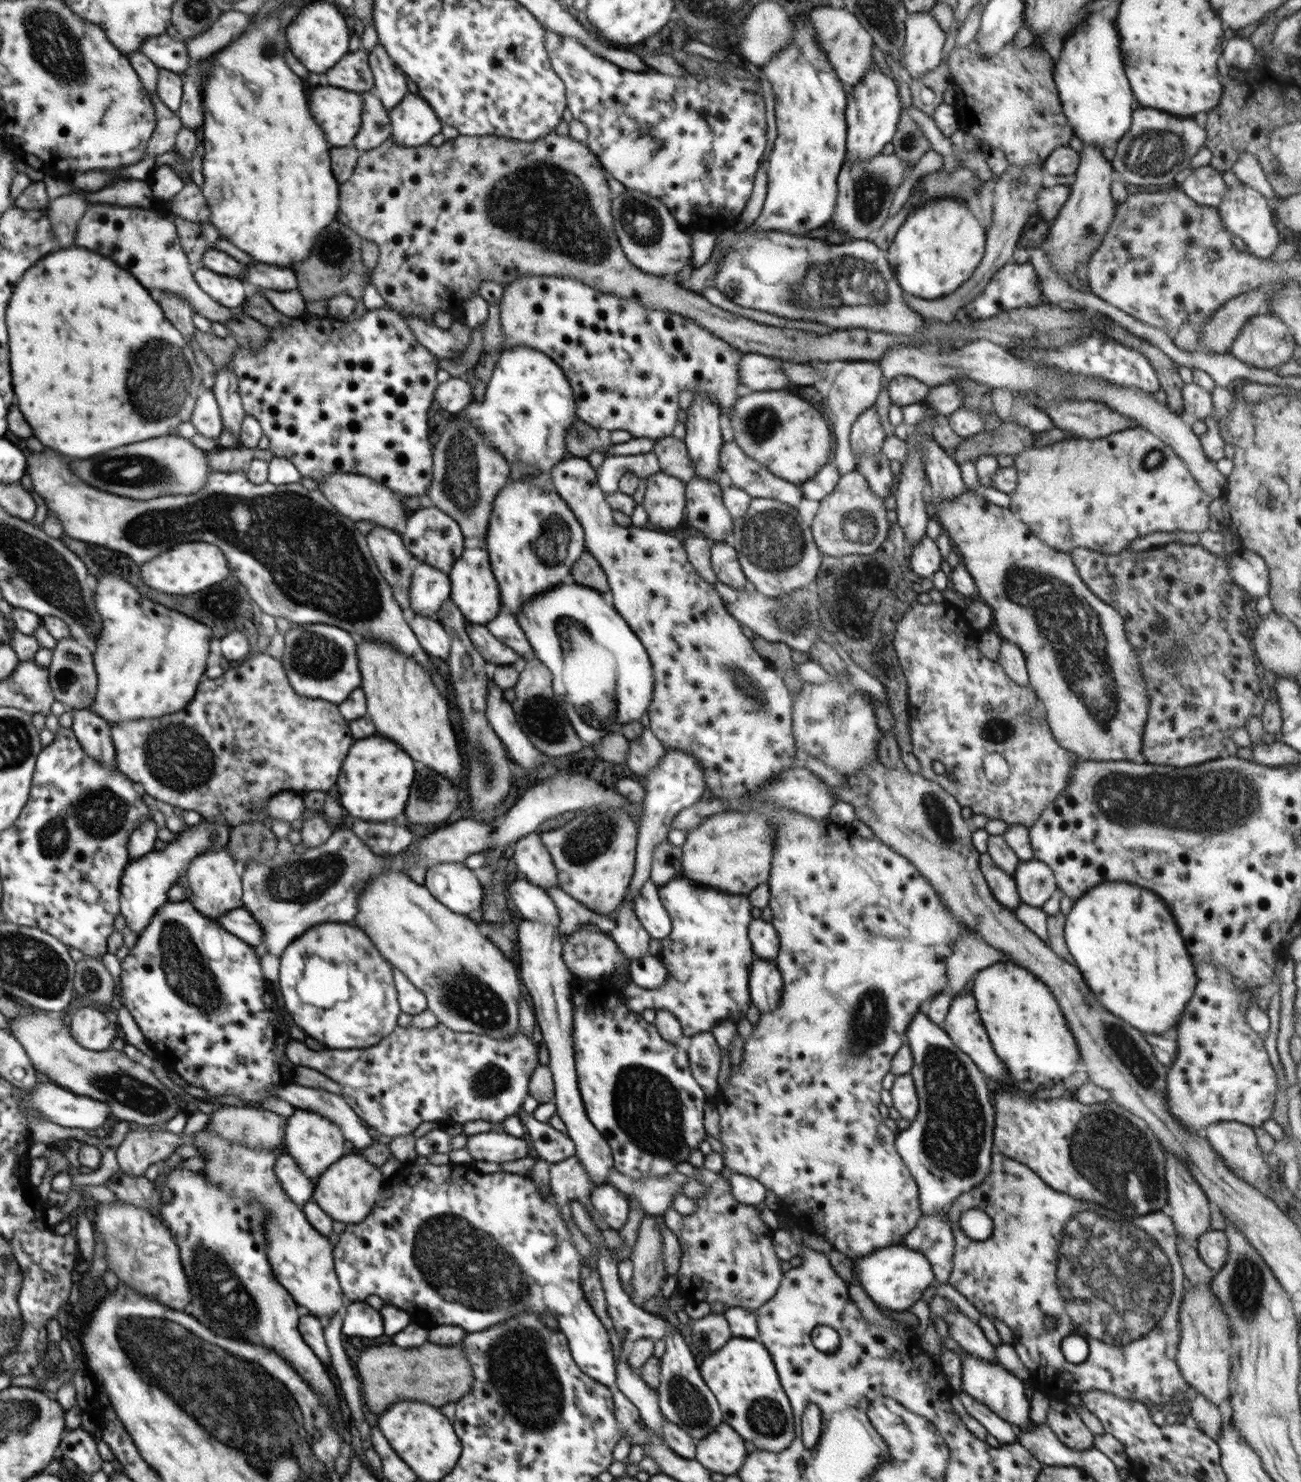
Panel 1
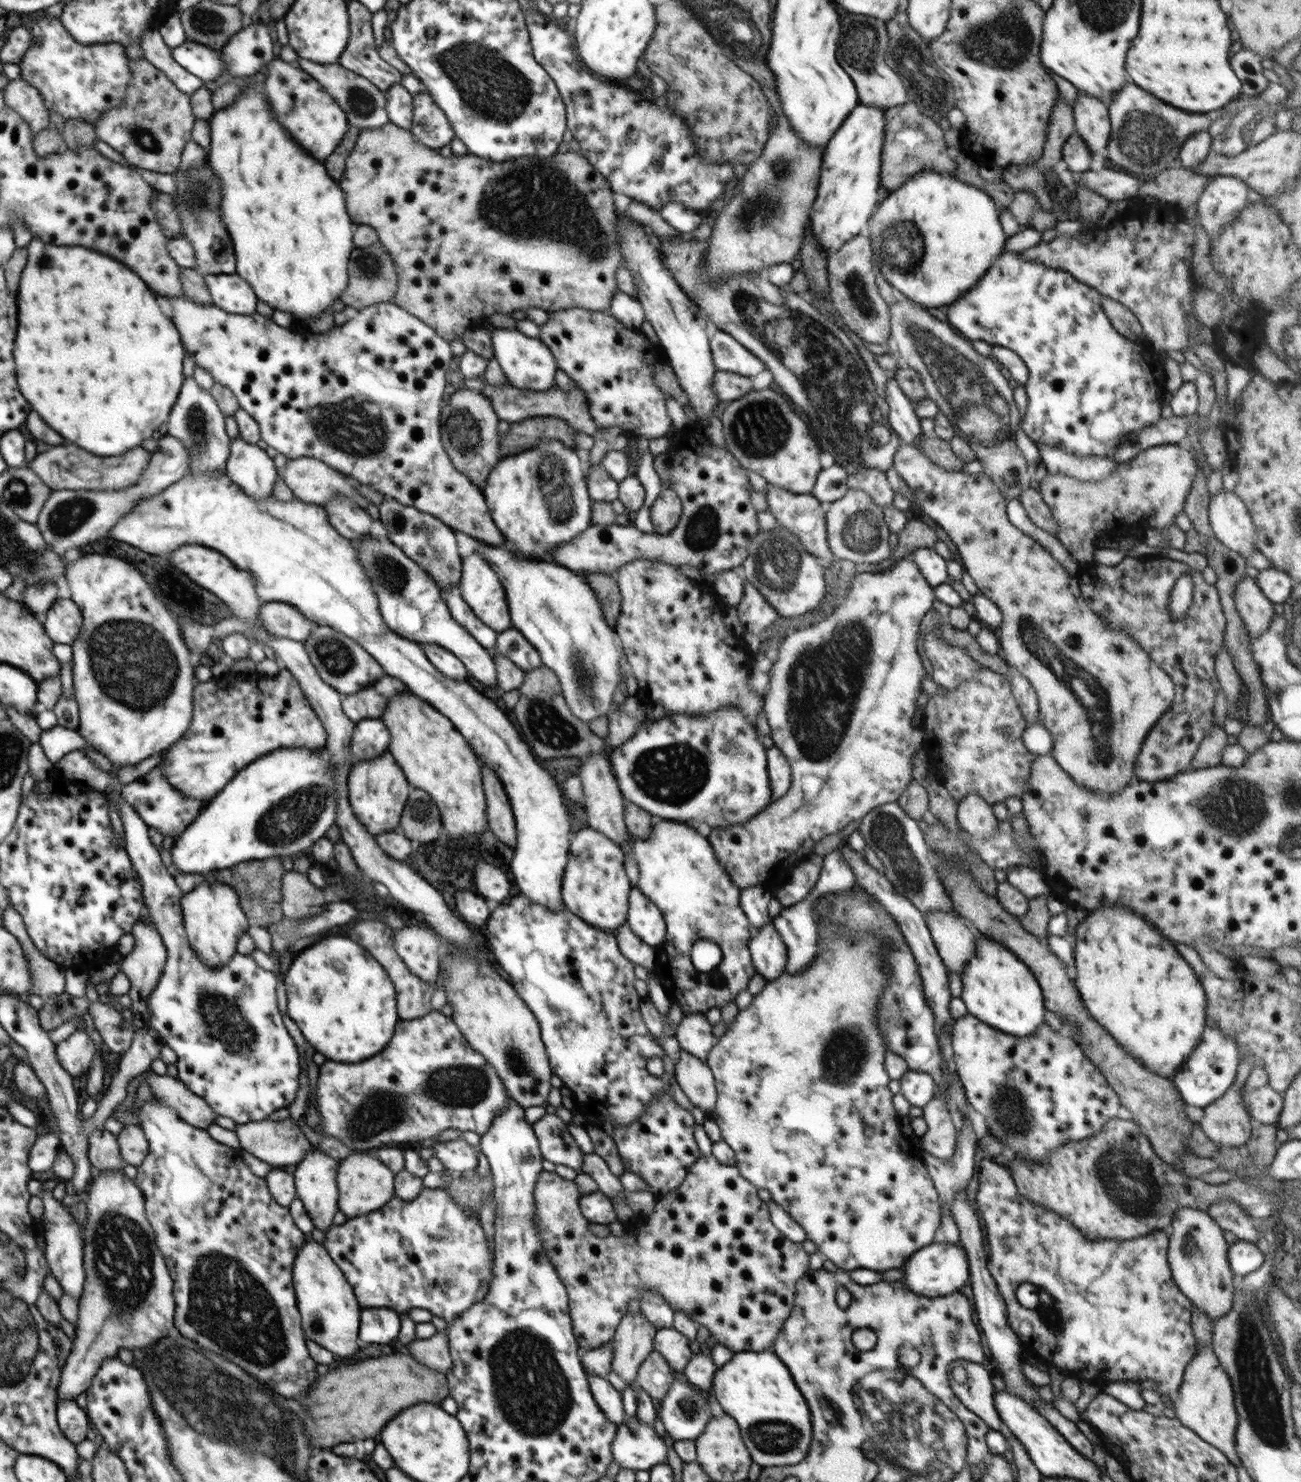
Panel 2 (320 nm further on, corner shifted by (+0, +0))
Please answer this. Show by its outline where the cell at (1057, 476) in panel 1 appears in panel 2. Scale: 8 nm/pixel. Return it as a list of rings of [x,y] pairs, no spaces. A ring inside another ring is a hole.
[[[1177,444],[1153,446],[1142,450],[1130,462],[1119,463],[1116,470],[1112,471],[1104,480],[1092,482],[1090,480],[1078,480],[1067,474],[1048,474],[1040,482],[1039,493],[1051,510],[1053,519],[1057,522],[1058,540],[1072,552],[1073,559],[1079,564],[1093,560],[1093,551],[1096,548],[1094,542],[1098,534],[1104,534],[1108,530],[1118,532],[1120,526],[1130,530],[1147,530],[1148,528],[1161,529],[1168,525],[1174,525],[1174,517],[1183,512],[1186,498],[1195,483],[1199,472],[1199,464],[1195,456],[1189,451],[1178,447]]]

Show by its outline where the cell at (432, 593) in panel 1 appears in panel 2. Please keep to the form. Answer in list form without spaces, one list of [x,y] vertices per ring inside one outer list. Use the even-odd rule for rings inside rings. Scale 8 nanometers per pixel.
[[[373,536],[354,540],[357,557],[375,591],[385,625],[402,638],[420,644],[433,644],[449,650],[467,668],[469,675],[486,687],[498,687],[497,670],[492,654],[451,615],[440,586],[417,562],[408,558],[390,540]]]

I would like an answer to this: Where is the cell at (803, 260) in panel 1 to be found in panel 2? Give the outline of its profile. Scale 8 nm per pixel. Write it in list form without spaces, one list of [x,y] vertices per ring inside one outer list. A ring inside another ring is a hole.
[[[908,299],[903,302],[889,304],[891,312],[891,324],[893,331],[890,336],[896,341],[898,352],[904,365],[916,370],[923,380],[927,398],[933,400],[952,423],[957,434],[963,435],[972,446],[973,454],[983,465],[983,472],[986,473],[992,482],[999,486],[1004,499],[1017,499],[1022,491],[1030,486],[1030,475],[1026,471],[1026,458],[1016,445],[1016,434],[1020,424],[1020,412],[1014,397],[1013,389],[1010,388],[1008,375],[996,367],[996,361],[990,357],[978,354],[970,341],[956,334],[950,324],[946,324],[934,316],[930,316],[924,310],[910,308]]]

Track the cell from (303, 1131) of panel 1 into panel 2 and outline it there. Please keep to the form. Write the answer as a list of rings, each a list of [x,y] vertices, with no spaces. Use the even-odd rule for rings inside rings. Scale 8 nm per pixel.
[[[313,1146],[311,1152],[296,1165],[293,1178],[297,1198],[303,1203],[308,1216],[312,1219],[314,1227],[321,1231],[328,1231],[332,1226],[332,1218],[338,1212],[338,1188],[336,1188],[336,1170],[338,1170],[336,1159],[322,1153]]]

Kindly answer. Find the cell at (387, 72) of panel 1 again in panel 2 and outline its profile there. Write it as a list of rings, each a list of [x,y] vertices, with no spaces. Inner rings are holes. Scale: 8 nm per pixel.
[[[398,82],[384,93],[389,122],[404,130],[410,130],[413,119],[413,95]]]

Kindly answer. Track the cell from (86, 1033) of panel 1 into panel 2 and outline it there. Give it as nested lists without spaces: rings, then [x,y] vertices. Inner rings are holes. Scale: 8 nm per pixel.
[[[77,1030],[66,1040],[55,1045],[55,1051],[63,1070],[74,1077],[76,1084],[80,1084],[80,1076],[82,1076],[82,1072],[86,1072],[90,1068],[94,1052],[96,1052],[96,1046],[88,1038],[88,1034]]]

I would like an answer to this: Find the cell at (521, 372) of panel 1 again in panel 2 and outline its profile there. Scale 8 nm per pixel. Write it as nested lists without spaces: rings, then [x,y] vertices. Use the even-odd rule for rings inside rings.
[[[493,329],[492,346],[494,348],[493,358],[498,361],[501,369],[505,372],[509,384],[517,389],[547,392],[556,385],[554,374],[556,374],[557,362],[552,352],[539,339],[529,338],[518,329]]]

